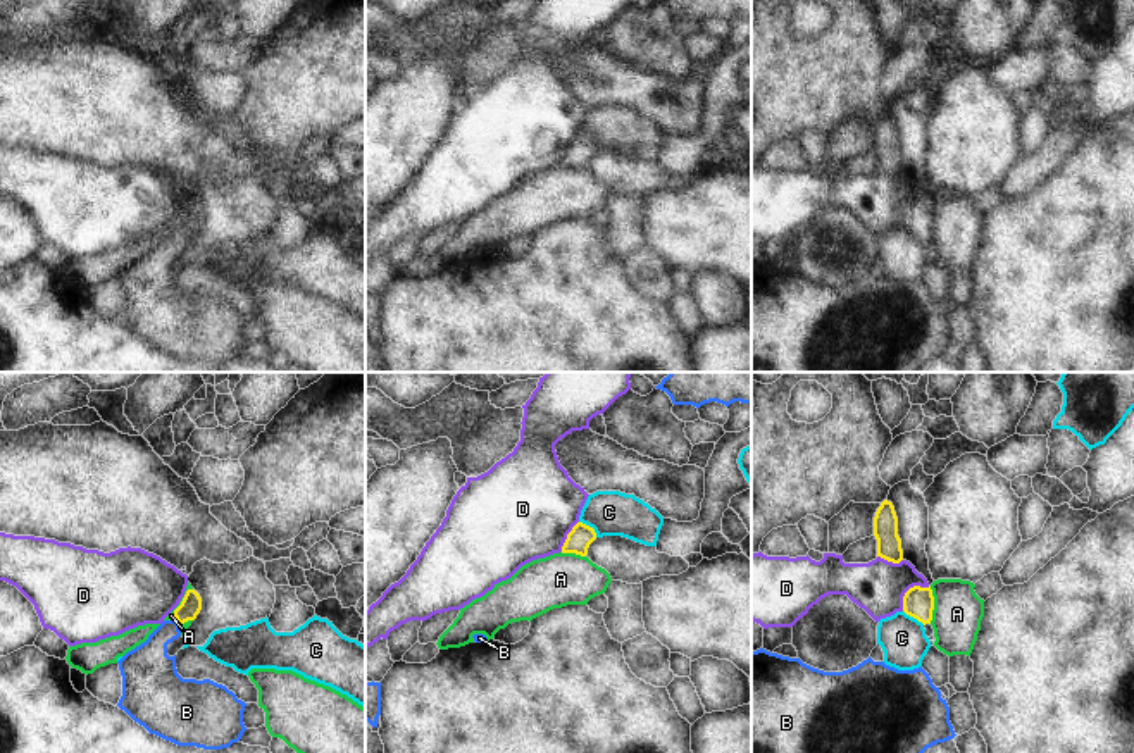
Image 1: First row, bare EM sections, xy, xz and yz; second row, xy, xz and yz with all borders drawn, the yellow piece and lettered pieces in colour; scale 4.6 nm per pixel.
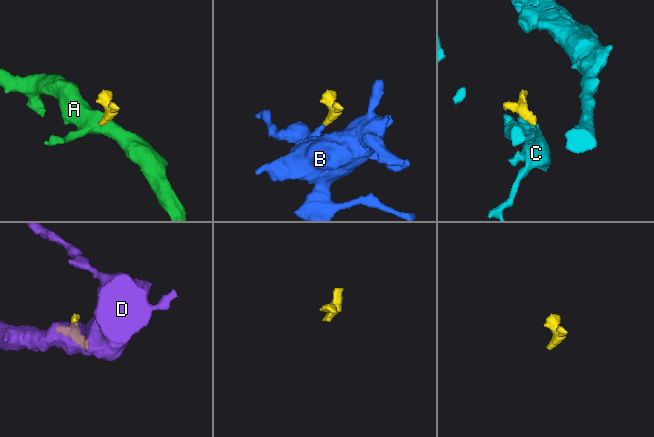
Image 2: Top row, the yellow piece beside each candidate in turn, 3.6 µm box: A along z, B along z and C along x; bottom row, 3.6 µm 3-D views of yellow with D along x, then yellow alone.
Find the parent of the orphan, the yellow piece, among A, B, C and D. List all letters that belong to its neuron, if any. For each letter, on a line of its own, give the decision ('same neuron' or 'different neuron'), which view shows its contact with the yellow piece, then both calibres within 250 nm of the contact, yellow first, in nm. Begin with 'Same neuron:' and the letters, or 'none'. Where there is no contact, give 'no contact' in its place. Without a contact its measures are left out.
Same neuron: B
A: different neuron | yz | 140/220 nm
B: same neuron | xy | 100/200 nm
C: different neuron | xz | 120/200 nm
D: different neuron | yz | 140/240 nm

